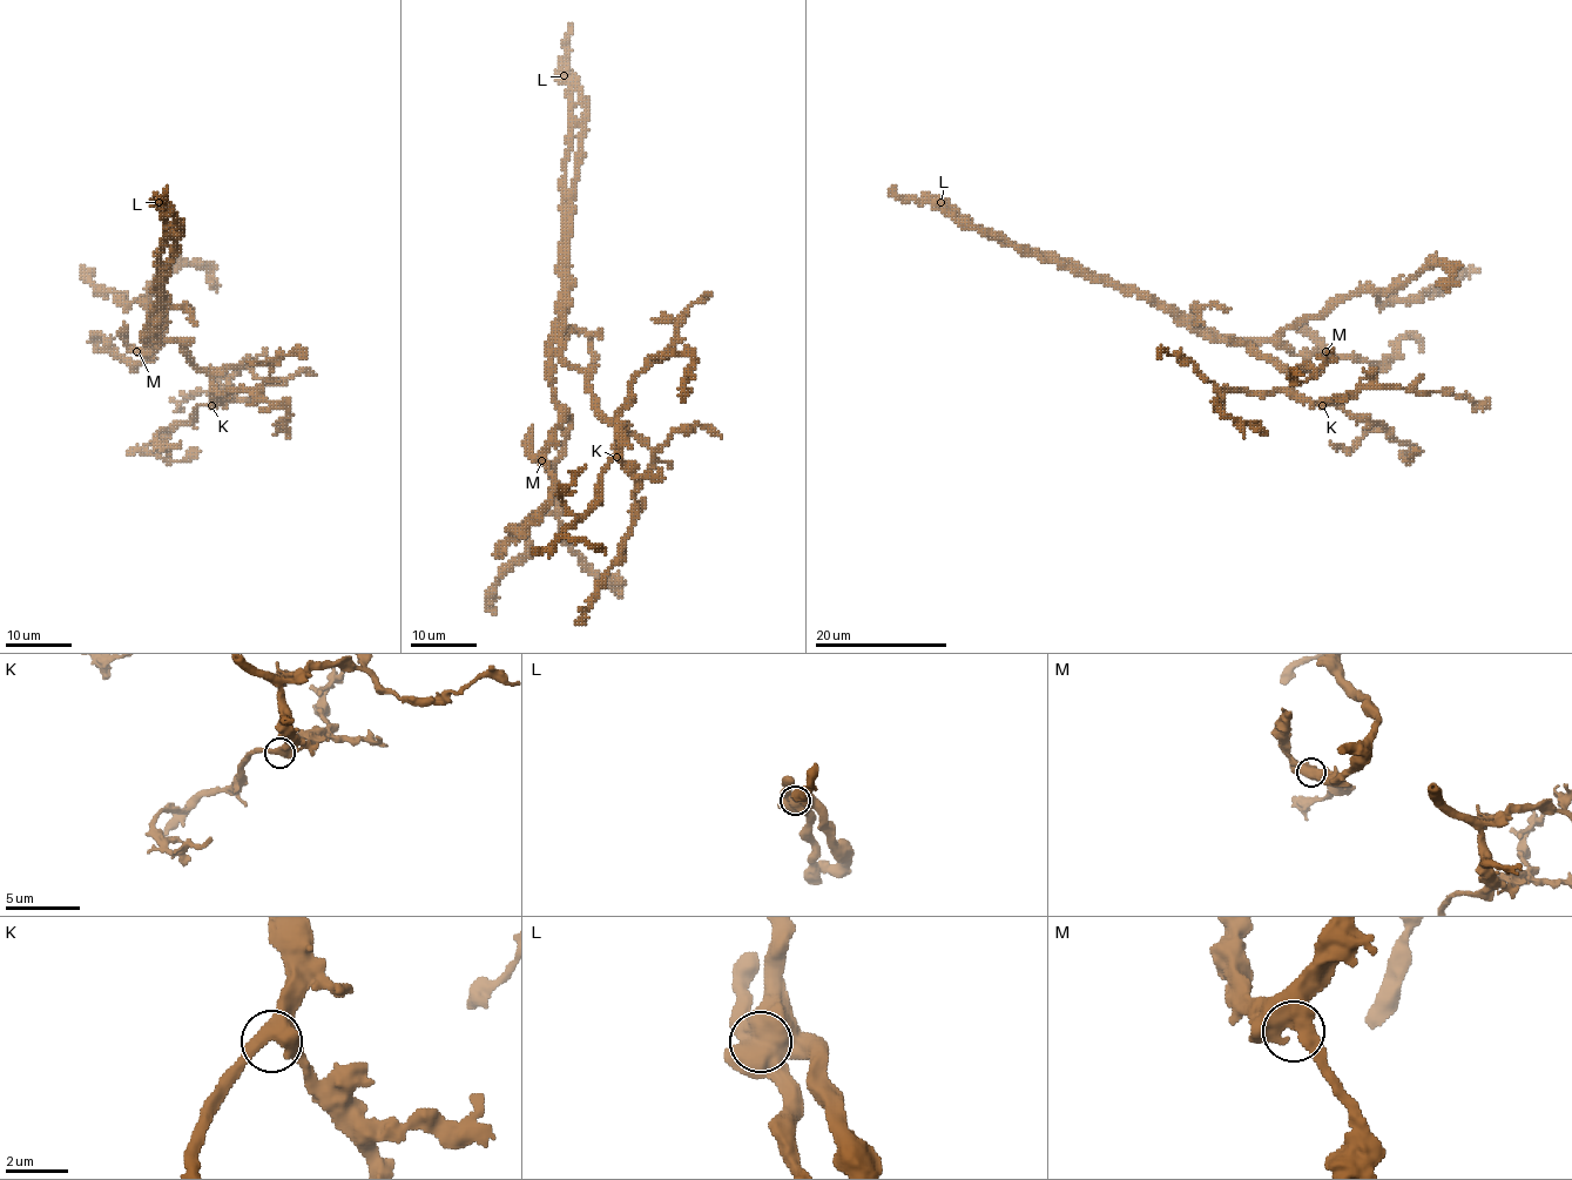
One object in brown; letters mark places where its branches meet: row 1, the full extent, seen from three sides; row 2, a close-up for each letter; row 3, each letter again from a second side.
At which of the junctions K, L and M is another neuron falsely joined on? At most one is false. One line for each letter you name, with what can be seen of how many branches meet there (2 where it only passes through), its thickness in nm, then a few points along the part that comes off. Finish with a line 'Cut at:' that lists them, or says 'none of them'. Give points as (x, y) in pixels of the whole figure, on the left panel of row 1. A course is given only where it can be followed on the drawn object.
L: branches 1; calibre 1300 nm; course (157, 202), (166, 240), (144, 336), (155, 341), (166, 329), (152, 291), (123, 303), (92, 270)
Cut at: L

